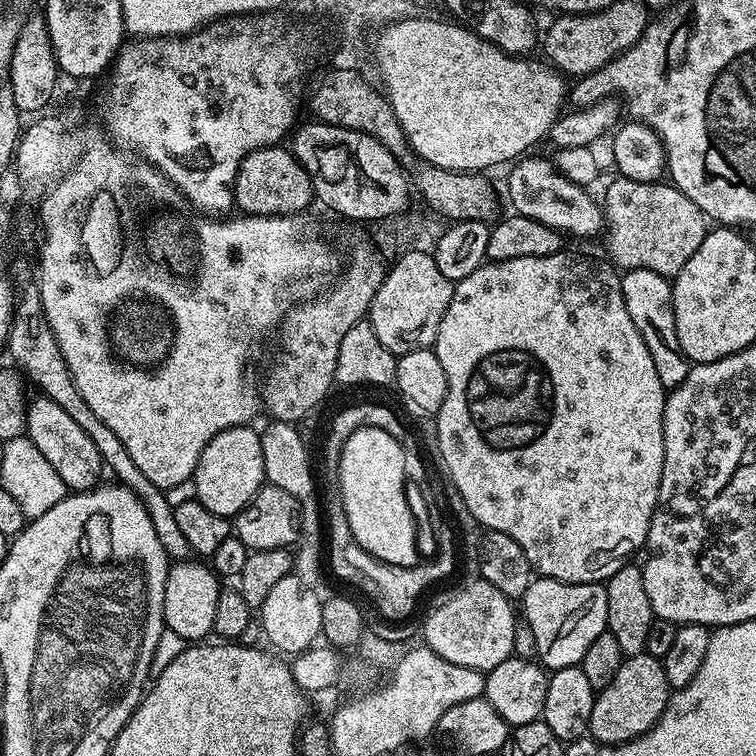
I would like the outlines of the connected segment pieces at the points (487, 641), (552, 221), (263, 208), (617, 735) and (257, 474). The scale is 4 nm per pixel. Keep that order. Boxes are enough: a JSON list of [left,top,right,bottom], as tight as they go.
[[423,578,518,674],[507,154,605,236],[232,146,314,216],[588,651,670,746],[194,424,266,518]]

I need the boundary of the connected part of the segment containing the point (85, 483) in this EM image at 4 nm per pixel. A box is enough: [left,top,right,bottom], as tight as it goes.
[26,394,102,490]

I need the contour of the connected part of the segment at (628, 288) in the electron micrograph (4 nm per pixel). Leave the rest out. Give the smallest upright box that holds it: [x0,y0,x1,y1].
[620,268,690,390]

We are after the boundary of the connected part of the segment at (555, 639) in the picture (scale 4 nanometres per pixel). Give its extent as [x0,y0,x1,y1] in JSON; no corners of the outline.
[522,576,608,669]

